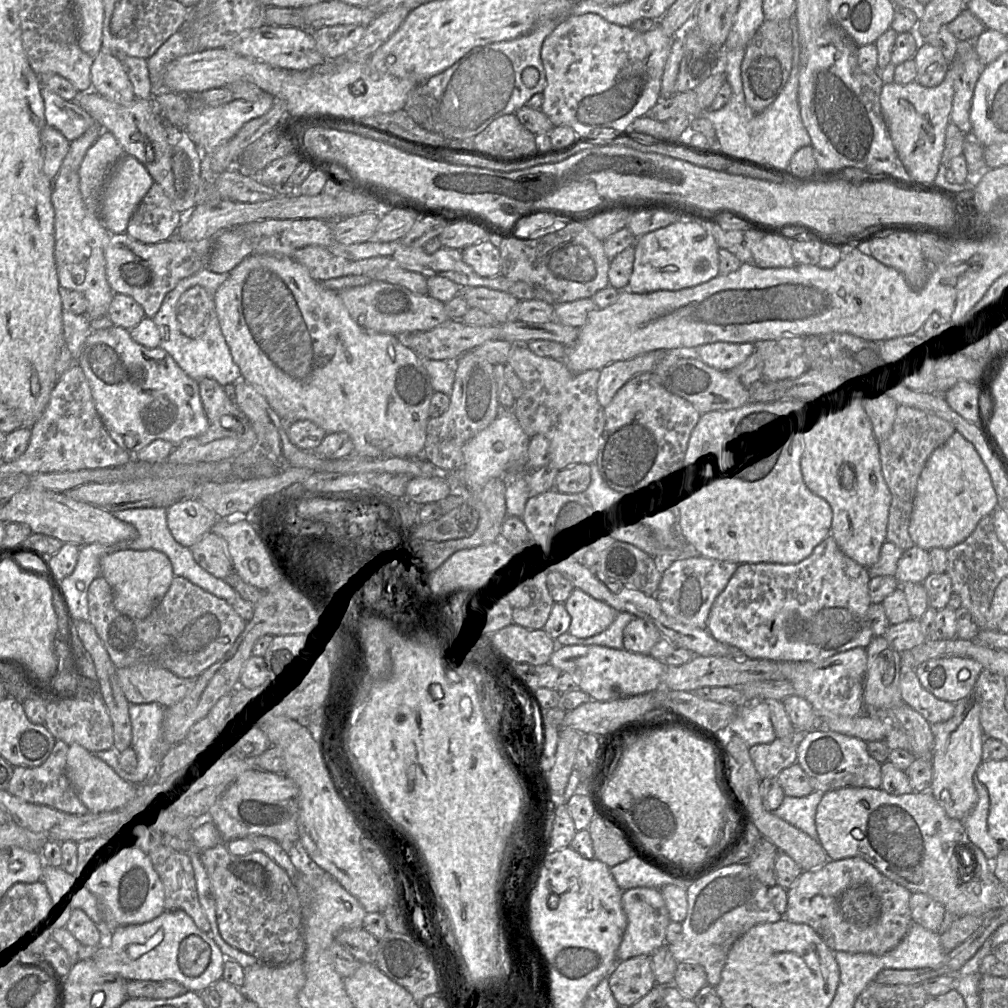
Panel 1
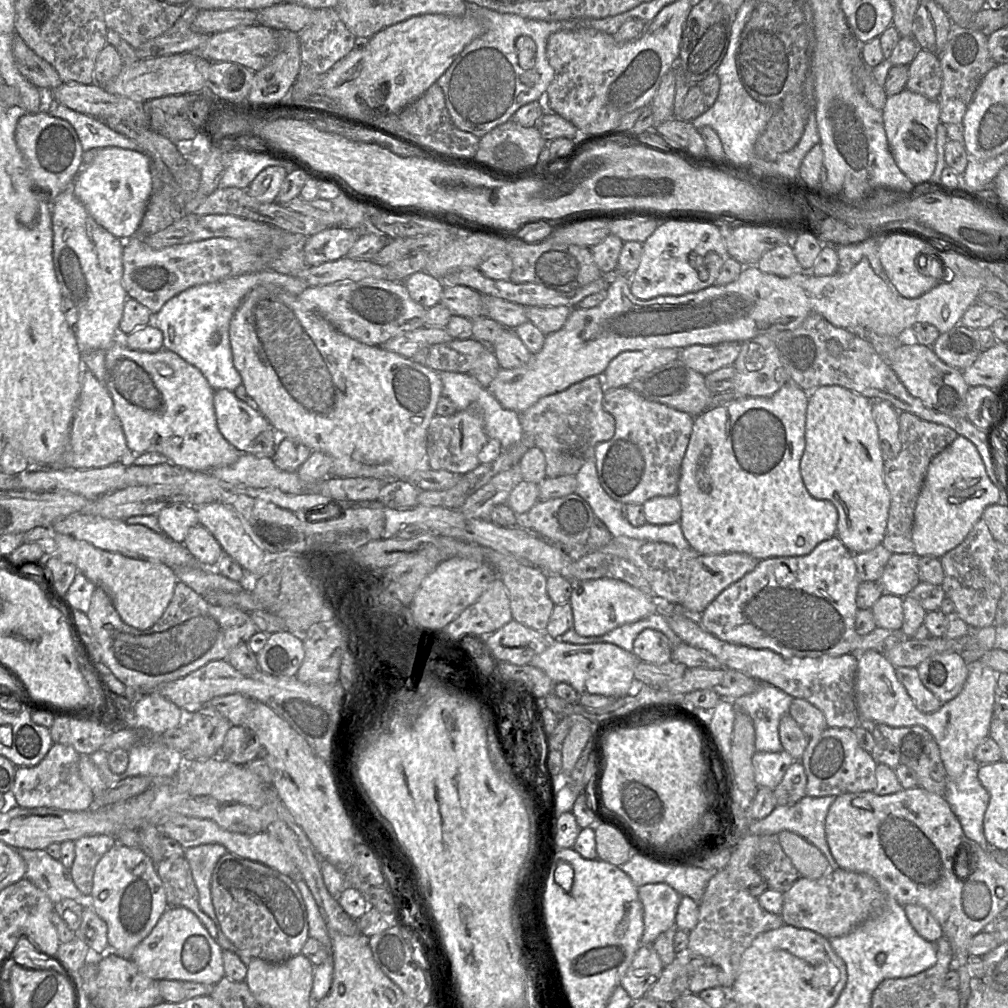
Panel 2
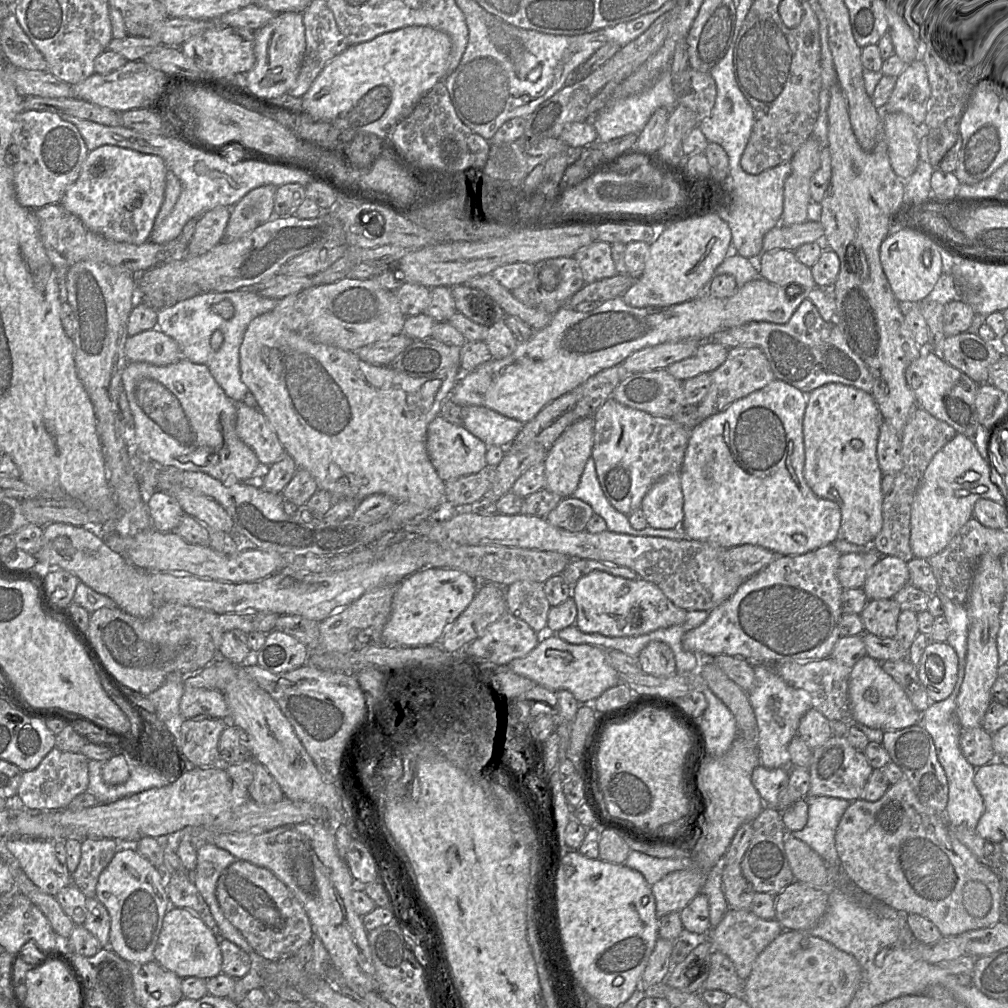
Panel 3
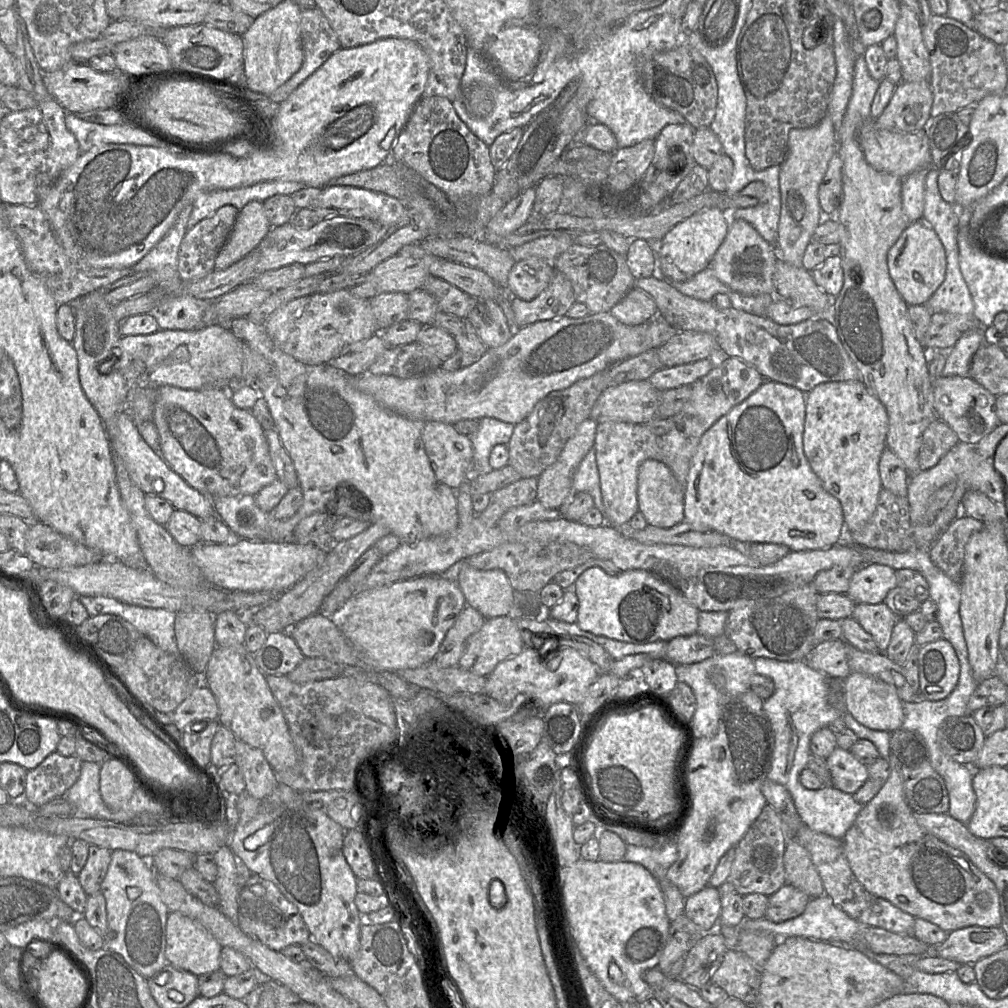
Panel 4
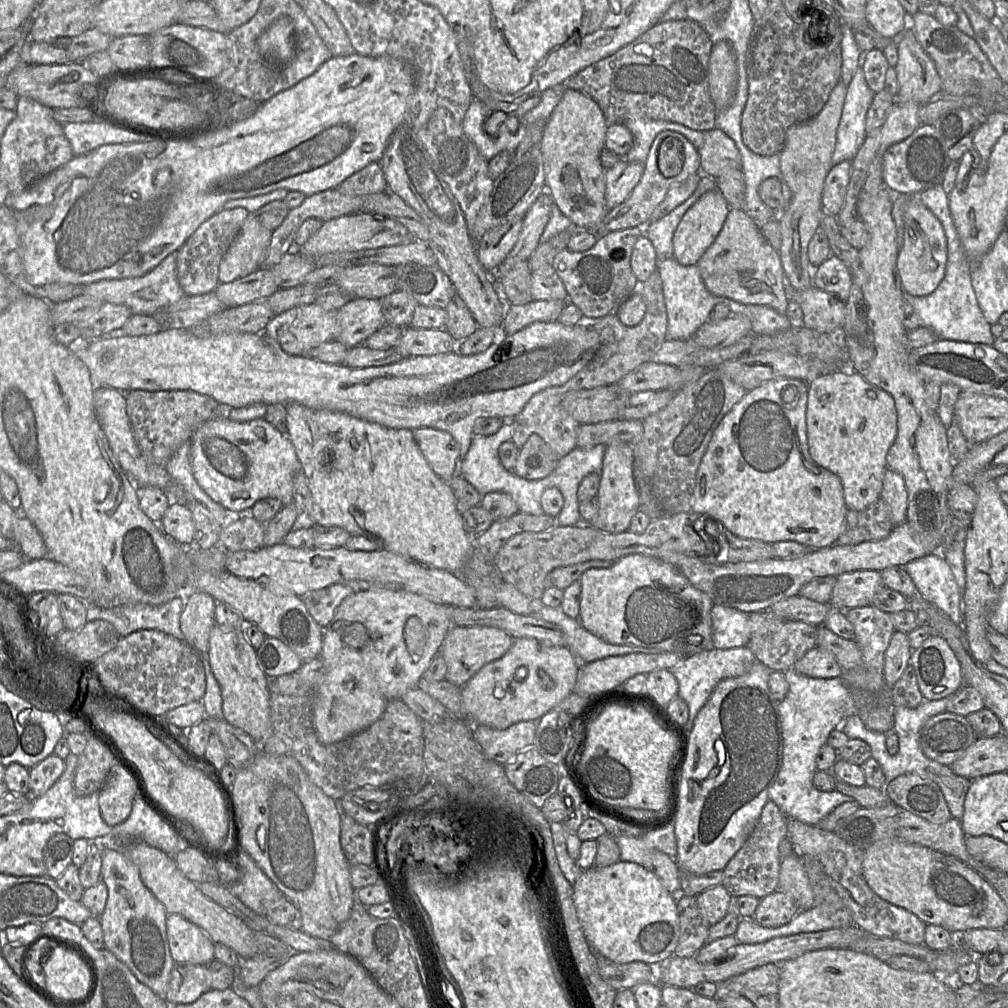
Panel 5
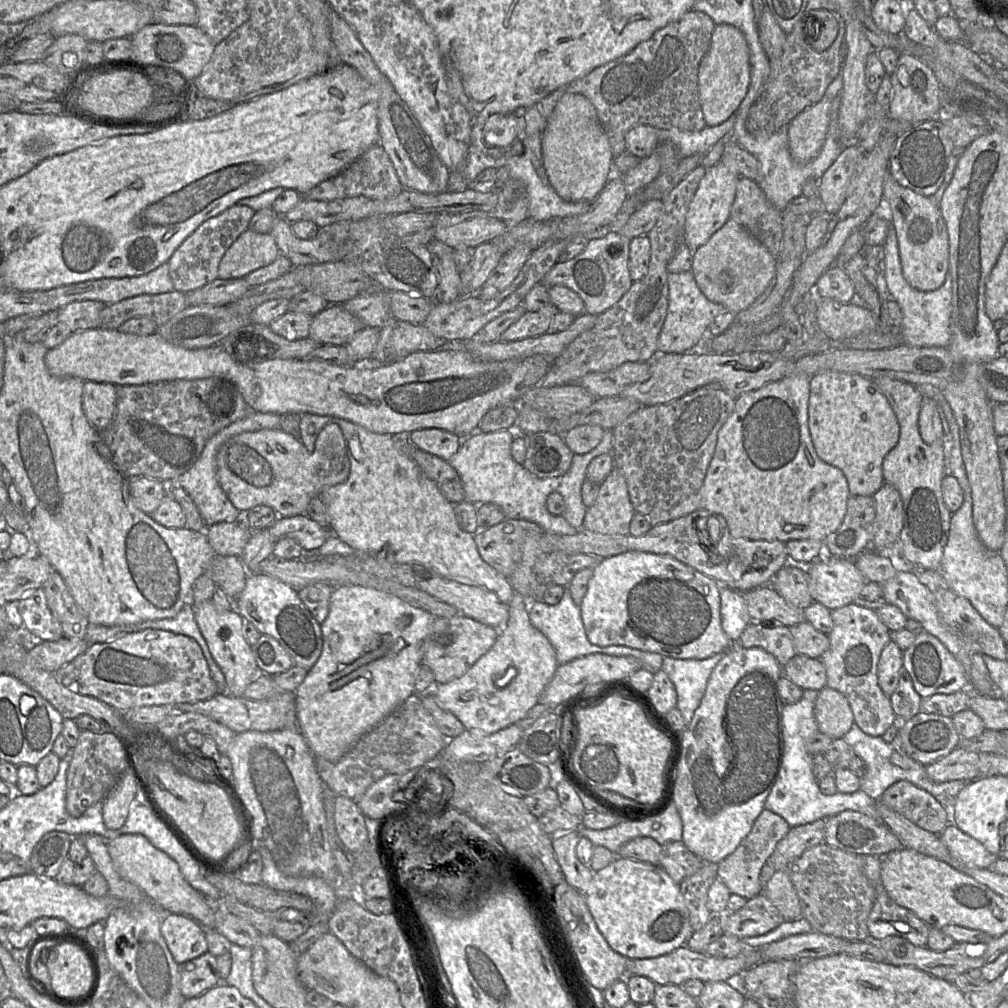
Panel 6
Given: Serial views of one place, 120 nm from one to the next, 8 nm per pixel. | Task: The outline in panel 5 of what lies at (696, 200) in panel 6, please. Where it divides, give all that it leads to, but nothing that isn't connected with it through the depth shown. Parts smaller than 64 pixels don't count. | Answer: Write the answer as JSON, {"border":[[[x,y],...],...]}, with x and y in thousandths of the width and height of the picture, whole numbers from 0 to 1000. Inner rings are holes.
{"border":[[[713,188],[698,191],[680,211],[668,232],[668,256],[679,264],[691,263],[714,231],[723,209],[721,198]]]}

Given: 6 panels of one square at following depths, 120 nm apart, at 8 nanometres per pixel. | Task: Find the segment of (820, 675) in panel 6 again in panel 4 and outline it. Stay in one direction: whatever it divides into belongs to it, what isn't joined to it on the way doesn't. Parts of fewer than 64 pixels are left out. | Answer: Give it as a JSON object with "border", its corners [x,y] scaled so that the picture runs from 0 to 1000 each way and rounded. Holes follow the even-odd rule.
{"border":[[[836,634],[820,635],[810,639],[798,655],[802,661],[819,669],[823,673],[838,674],[843,669],[839,642]]]}

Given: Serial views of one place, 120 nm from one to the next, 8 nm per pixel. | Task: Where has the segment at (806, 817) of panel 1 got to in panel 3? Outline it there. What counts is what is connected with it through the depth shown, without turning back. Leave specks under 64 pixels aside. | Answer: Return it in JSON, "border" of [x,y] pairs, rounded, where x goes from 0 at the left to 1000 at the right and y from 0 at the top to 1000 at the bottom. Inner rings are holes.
{"border":[[[800,790],[801,816],[795,823],[779,822],[779,830],[786,829],[803,838],[819,855],[823,862],[823,875],[827,867],[835,866],[828,839],[828,826],[843,795],[821,790]]]}

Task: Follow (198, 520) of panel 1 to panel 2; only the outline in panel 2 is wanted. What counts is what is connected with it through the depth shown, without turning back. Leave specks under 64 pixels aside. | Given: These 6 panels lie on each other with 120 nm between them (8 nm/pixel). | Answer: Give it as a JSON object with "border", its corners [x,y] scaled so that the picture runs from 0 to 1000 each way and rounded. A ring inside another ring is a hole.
{"border":[[[181,498],[161,504],[156,514],[162,530],[178,539],[183,538],[188,524],[197,520],[194,503]]]}

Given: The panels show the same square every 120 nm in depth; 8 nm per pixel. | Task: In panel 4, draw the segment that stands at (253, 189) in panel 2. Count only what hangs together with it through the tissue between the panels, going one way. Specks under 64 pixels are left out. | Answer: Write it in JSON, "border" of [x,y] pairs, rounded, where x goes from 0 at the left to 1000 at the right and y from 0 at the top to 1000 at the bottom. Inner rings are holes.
{"border":[[[249,199],[237,208],[223,242],[213,258],[213,267],[222,268],[253,247],[270,226],[259,199]]]}

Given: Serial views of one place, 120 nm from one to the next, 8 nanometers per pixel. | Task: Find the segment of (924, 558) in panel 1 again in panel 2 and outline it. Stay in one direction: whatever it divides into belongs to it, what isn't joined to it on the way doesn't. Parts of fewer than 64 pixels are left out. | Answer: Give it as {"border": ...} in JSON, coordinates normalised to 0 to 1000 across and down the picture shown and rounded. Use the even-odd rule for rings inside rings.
{"border":[[[908,549],[885,550],[872,575],[877,588],[895,593],[901,590],[913,577],[911,555]]]}

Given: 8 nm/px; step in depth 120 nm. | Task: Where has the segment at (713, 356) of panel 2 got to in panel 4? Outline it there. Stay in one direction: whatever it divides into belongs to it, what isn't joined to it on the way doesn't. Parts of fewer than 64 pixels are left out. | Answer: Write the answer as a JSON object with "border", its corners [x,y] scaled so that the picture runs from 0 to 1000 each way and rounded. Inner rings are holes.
{"border":[[[706,355],[680,360],[668,364],[658,364],[648,370],[643,378],[653,388],[687,382],[689,378],[701,372],[709,363]]]}

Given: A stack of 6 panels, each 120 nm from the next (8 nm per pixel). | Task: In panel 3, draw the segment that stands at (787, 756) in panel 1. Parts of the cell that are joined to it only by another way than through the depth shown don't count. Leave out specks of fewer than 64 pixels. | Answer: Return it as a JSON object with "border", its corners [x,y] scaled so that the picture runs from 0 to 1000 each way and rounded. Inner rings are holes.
{"border":[[[752,759],[746,766],[746,778],[760,800],[768,801],[773,788],[781,781],[783,762],[763,763]]]}

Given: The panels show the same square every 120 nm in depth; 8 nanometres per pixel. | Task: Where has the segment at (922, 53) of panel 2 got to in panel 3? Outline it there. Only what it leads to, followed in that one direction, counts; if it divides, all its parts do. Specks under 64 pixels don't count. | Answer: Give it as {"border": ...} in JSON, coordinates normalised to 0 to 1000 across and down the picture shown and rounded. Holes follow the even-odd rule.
{"border":[[[917,59],[900,63],[890,76],[888,86],[876,108],[877,111],[895,111],[902,114],[909,123],[916,125],[920,113],[924,87]]]}

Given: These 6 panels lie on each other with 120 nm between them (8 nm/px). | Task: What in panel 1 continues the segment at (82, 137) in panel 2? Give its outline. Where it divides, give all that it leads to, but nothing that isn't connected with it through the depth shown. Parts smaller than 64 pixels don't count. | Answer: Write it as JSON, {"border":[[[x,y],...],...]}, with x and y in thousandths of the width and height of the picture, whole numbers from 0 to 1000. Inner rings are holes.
{"border":[[[41,84],[47,124],[60,130],[69,141],[81,135],[94,119],[72,100],[66,100]]]}

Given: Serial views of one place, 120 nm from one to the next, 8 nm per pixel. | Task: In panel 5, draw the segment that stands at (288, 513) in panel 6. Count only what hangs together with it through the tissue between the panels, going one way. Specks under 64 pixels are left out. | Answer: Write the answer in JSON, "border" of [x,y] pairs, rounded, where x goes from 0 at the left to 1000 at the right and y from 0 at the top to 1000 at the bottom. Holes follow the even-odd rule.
{"border":[[[223,409],[198,421],[188,438],[188,457],[194,477],[207,493],[227,506],[228,510],[245,509],[257,495],[263,493],[277,495],[280,501],[291,499],[291,475],[299,467],[298,457],[287,435],[262,415],[235,419],[228,417]]]}

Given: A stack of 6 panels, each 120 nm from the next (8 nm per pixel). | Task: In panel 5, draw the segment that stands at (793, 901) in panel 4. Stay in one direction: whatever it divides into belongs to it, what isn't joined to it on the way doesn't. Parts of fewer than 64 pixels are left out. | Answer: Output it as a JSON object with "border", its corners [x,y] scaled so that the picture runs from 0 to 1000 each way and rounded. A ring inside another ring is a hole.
{"border":[[[775,884],[753,892],[747,913],[760,921],[771,921],[782,916],[793,905],[787,893]]]}

